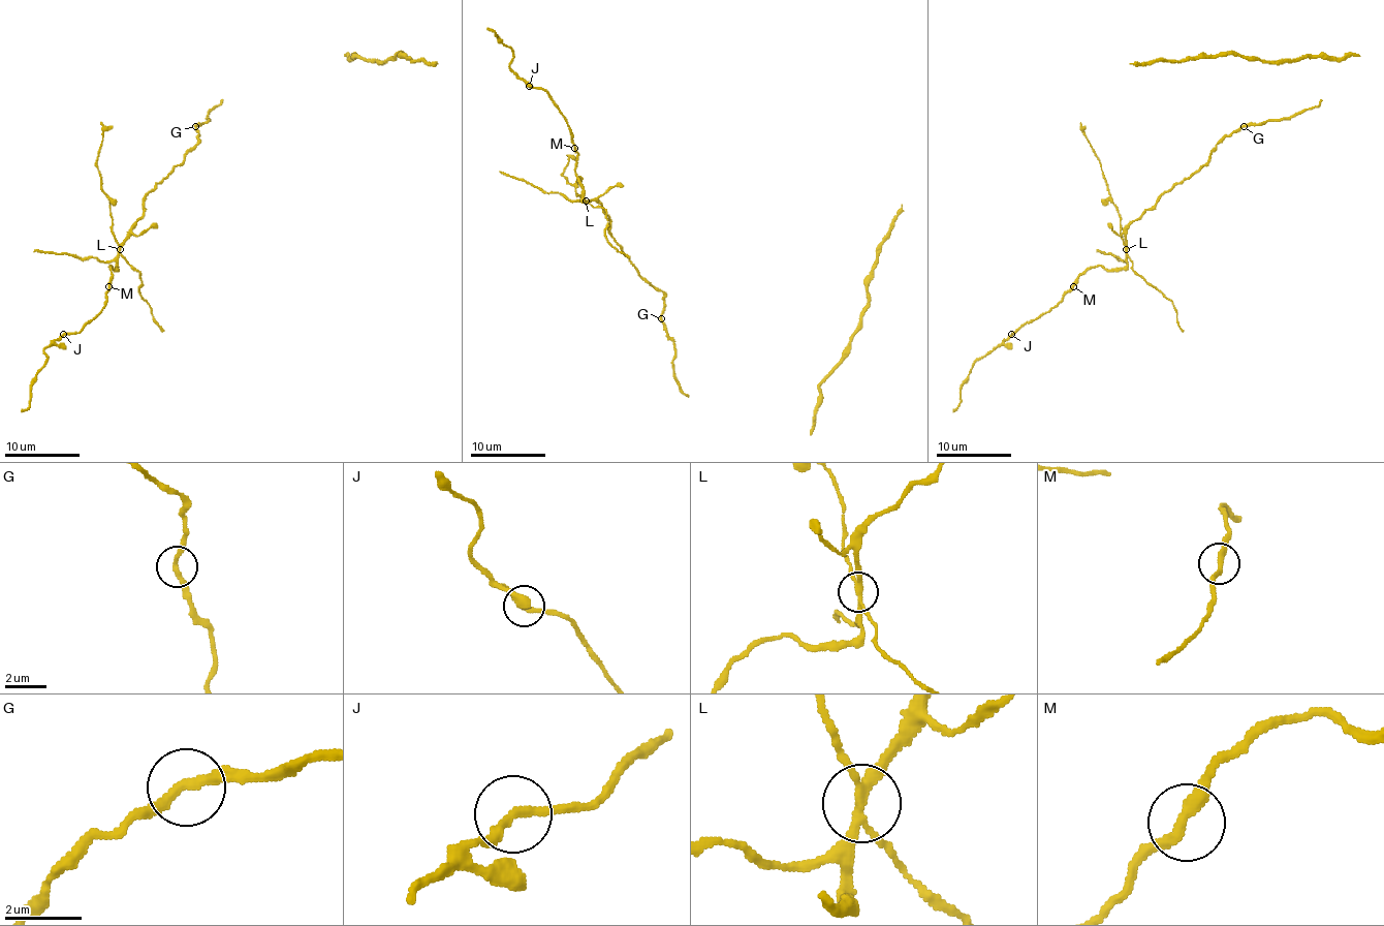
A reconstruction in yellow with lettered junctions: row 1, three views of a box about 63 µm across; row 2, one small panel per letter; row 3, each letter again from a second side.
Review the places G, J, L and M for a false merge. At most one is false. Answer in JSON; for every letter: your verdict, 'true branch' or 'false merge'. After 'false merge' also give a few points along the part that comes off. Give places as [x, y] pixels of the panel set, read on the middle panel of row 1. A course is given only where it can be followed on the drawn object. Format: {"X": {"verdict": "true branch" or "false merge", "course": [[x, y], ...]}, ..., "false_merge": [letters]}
{"G": {"verdict": "true branch"}, "J": {"verdict": "true branch"}, "L": {"verdict": "false merge", "course": [[586, 201], [563, 176], [569, 159], [578, 159]]}, "M": {"verdict": "true branch"}, "false_merge": ["L"]}

